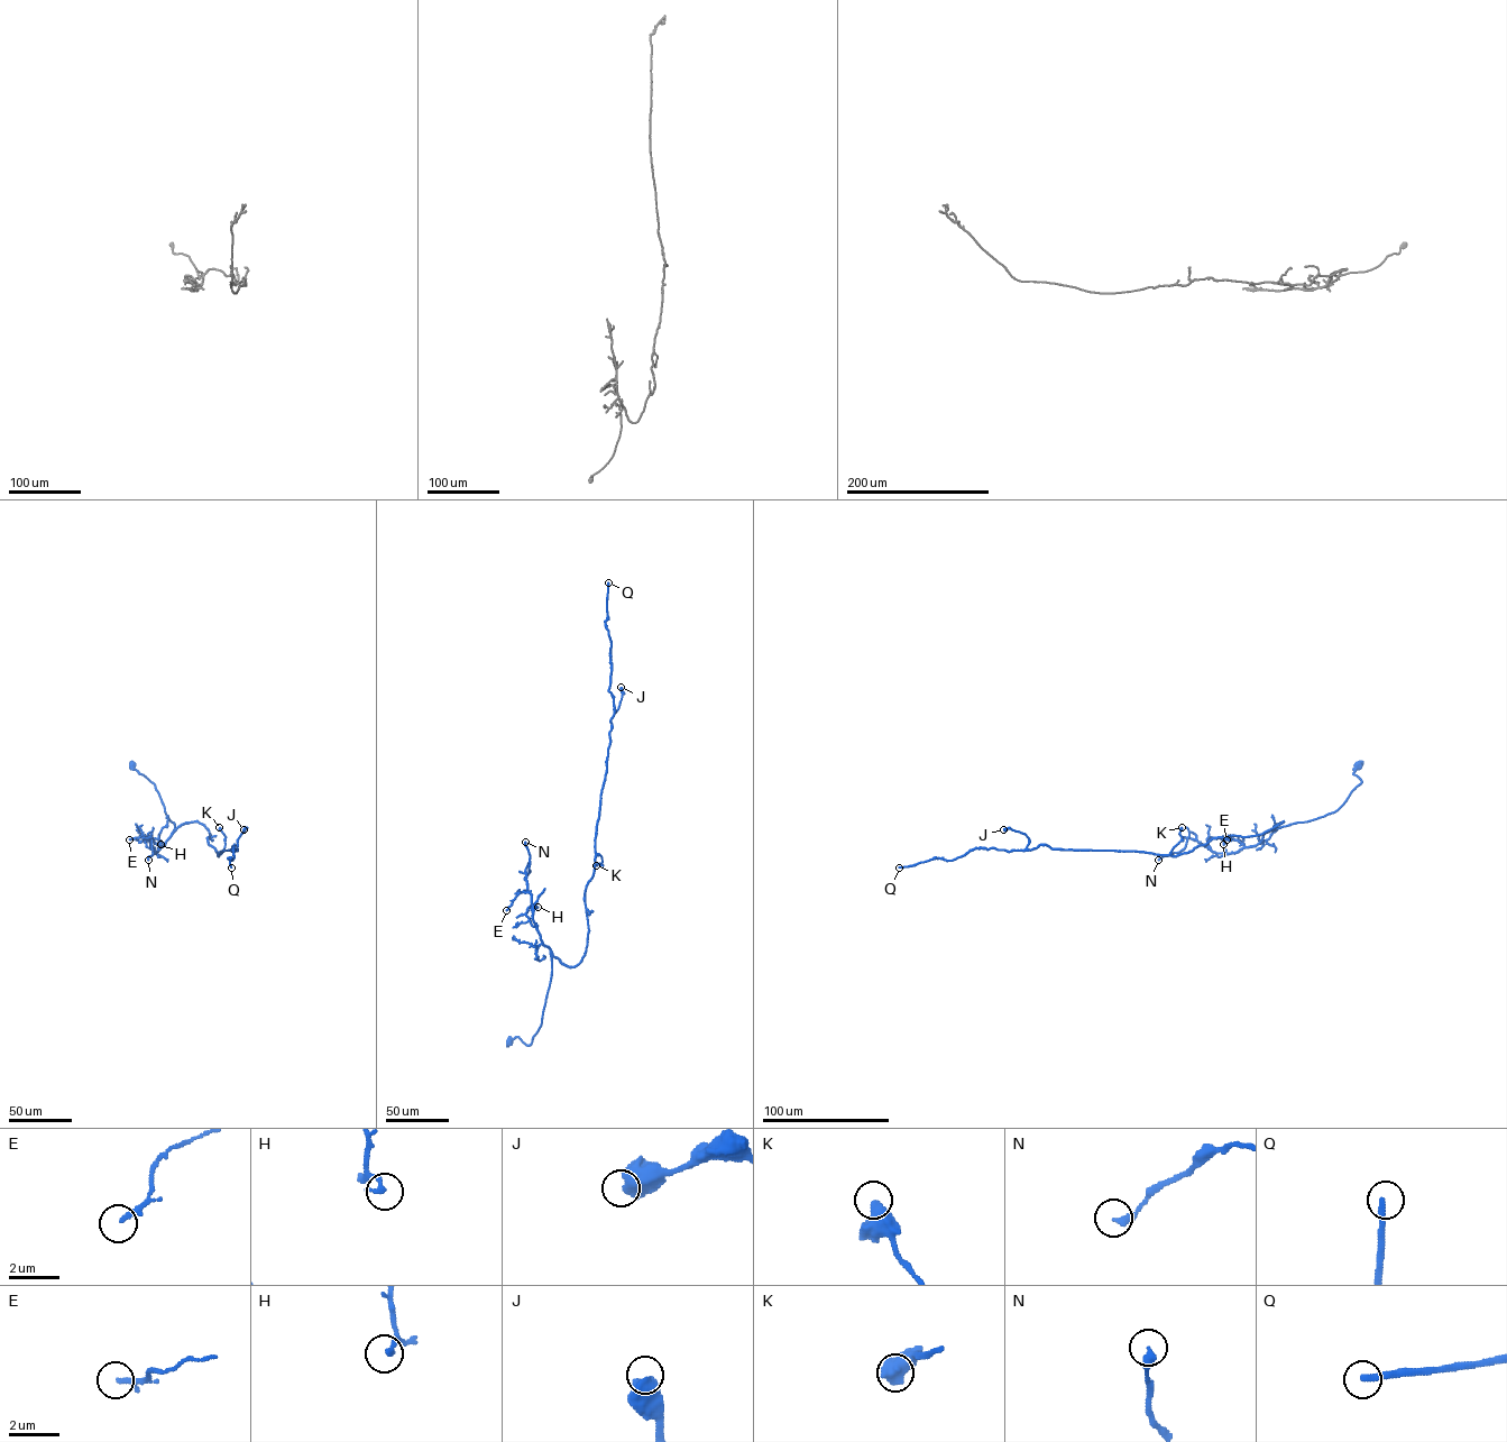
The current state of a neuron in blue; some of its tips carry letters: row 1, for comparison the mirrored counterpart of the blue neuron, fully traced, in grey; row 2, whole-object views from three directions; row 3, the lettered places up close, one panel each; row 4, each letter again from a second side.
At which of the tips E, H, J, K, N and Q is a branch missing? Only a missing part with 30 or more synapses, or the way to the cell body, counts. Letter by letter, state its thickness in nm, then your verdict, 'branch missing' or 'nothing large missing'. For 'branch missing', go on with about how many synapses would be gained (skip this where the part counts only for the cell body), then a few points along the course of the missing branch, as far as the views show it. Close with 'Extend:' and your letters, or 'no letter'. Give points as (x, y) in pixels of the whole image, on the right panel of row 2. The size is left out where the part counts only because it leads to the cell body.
E: 220 nm | nothing large missing
H: 160 nm | nothing large missing
J: 750 nm | nothing large missing
K: 600 nm | nothing large missing
N: 280 nm | nothing large missing
Q: 240 nm | branch missing | 150 syn
Extend: Q

